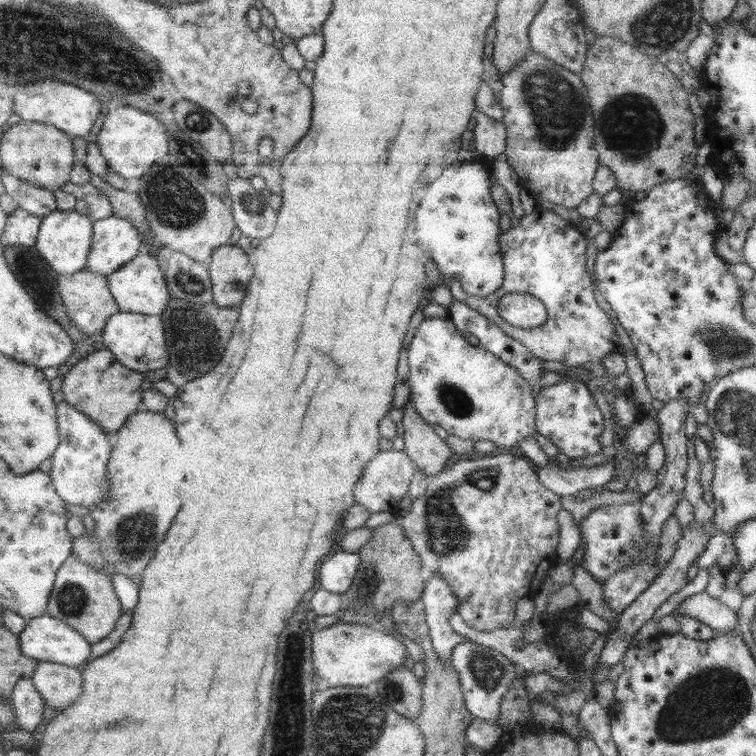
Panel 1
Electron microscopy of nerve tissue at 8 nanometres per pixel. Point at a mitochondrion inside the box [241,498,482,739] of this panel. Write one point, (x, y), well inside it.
(392, 693)

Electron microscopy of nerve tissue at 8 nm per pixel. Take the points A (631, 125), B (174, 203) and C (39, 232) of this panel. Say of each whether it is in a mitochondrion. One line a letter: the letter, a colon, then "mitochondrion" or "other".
A: mitochondrion
B: mitochondrion
C: other

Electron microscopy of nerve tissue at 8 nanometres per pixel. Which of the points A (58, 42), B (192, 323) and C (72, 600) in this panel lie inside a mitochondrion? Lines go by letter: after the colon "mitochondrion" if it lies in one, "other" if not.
A: mitochondrion
B: mitochondrion
C: mitochondrion

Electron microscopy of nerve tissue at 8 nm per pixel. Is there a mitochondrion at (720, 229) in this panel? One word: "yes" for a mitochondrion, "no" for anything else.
no

